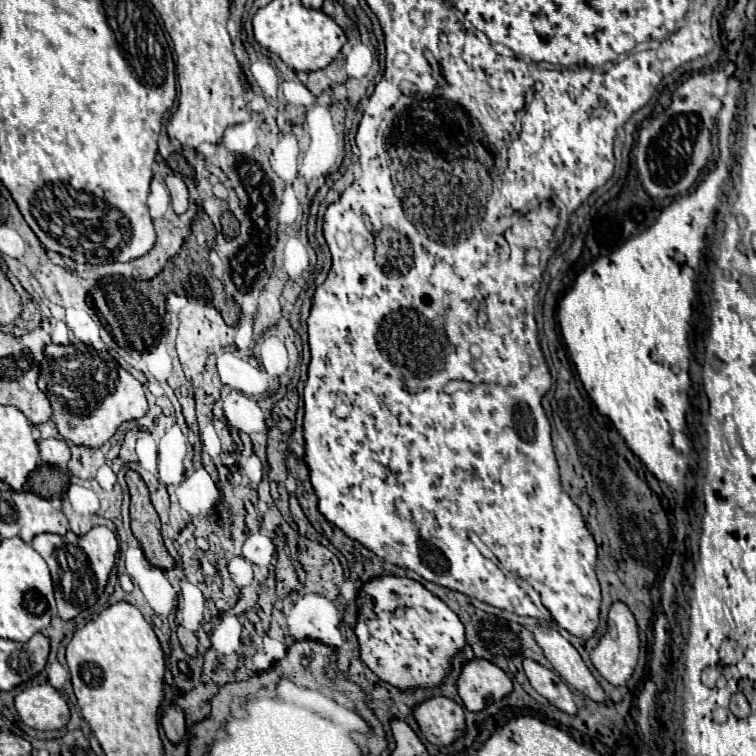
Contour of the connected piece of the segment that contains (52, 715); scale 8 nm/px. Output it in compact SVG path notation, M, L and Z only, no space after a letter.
M50 685L26 687L16 695L16 711L20 719L36 731L56 731L68 725L70 709L64 697Z

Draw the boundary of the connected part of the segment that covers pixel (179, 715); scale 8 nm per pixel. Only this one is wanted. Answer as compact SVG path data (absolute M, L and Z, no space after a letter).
M176 705L168 707L164 711L164 717L162 717L162 727L164 727L164 733L170 739L170 743L178 745L184 739L184 735L186 735L184 711L180 707L176 707Z

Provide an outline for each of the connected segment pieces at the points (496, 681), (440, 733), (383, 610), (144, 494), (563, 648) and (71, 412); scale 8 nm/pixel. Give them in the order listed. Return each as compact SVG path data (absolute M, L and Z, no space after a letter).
M476 659L464 665L458 679L458 693L468 711L482 711L488 703L504 699L512 693L510 677L486 659Z
M432 697L430 701L418 705L414 709L414 717L422 735L438 747L452 745L466 729L462 707L446 697Z
M376 577L358 593L358 625L362 661L386 683L406 691L438 687L452 669L452 659L464 649L464 625L456 613L420 583L406 577Z
M132 469L126 473L126 483L130 489L130 497L132 497L130 517L132 517L134 537L140 541L142 551L152 565L156 565L160 569L172 569L176 565L176 561L164 547L164 541L160 535L160 519L158 519L156 509L150 503L146 483Z
M544 625L534 627L534 637L540 649L544 651L546 659L552 663L552 667L562 675L562 679L568 685L572 685L574 689L578 689L596 703L602 703L606 699L602 687L598 685L594 675L582 661L580 653L570 645L568 639L564 639L556 629Z
M74 343L68 347L62 345L48 345L46 359L40 367L40 381L38 387L46 393L54 409L54 423L64 439L70 439L74 445L84 445L90 449L102 447L124 421L132 421L144 417L148 411L148 403L144 397L144 389L138 379L134 379L108 351L96 351L84 343Z

